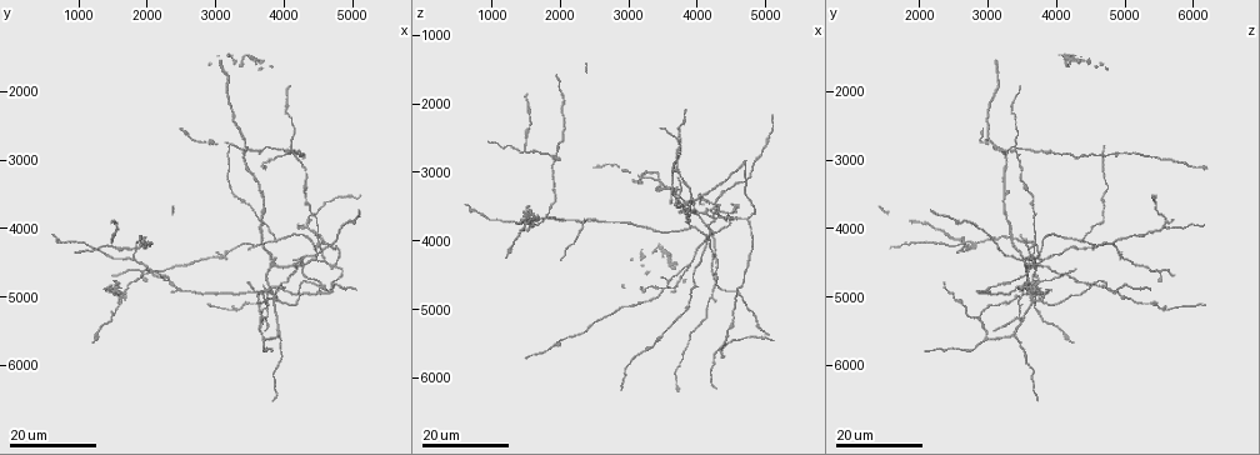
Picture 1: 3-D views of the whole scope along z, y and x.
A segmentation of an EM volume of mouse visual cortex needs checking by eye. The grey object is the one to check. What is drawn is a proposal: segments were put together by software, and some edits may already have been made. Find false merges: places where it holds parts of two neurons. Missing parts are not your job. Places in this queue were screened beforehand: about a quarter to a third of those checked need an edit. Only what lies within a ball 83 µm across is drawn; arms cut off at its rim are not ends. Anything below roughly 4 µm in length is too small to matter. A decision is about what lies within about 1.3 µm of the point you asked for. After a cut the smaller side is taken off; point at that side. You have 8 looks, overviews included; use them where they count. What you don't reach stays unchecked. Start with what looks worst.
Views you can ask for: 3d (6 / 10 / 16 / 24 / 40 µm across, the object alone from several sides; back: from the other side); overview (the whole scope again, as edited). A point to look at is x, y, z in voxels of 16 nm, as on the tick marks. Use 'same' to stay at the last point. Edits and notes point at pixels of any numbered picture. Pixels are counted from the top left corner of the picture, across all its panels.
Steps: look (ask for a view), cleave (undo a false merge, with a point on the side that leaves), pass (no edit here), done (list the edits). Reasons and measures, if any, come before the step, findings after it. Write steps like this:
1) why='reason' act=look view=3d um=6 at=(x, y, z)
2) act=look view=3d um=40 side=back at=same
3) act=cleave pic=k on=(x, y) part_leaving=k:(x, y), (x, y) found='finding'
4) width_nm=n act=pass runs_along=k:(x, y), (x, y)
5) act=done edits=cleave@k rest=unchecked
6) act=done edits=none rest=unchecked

why='four-way junction' act=look view=3d um=24 at=(4250, 4500, 3600)

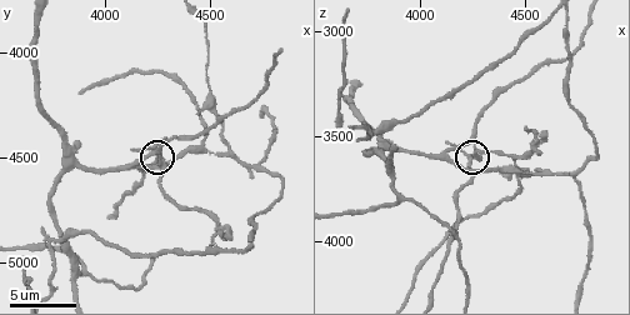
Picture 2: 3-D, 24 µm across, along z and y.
act=look view=3d um=10 at=(4260, 4490, 3550)

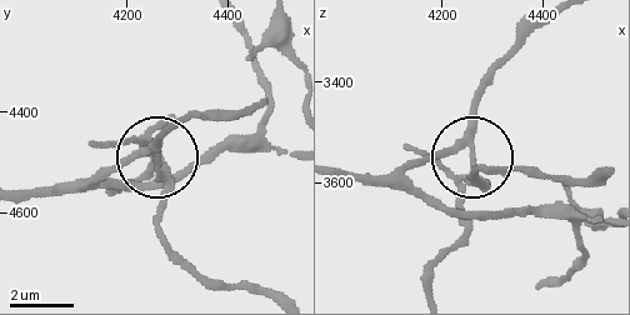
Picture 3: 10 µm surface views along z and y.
act=cleave pic=3 on=(165, 175) part_leaving=3:(470, 145), (461, 230), (430, 288) found='a second neuron is stuck on'

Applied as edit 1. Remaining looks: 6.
act=look view=overview

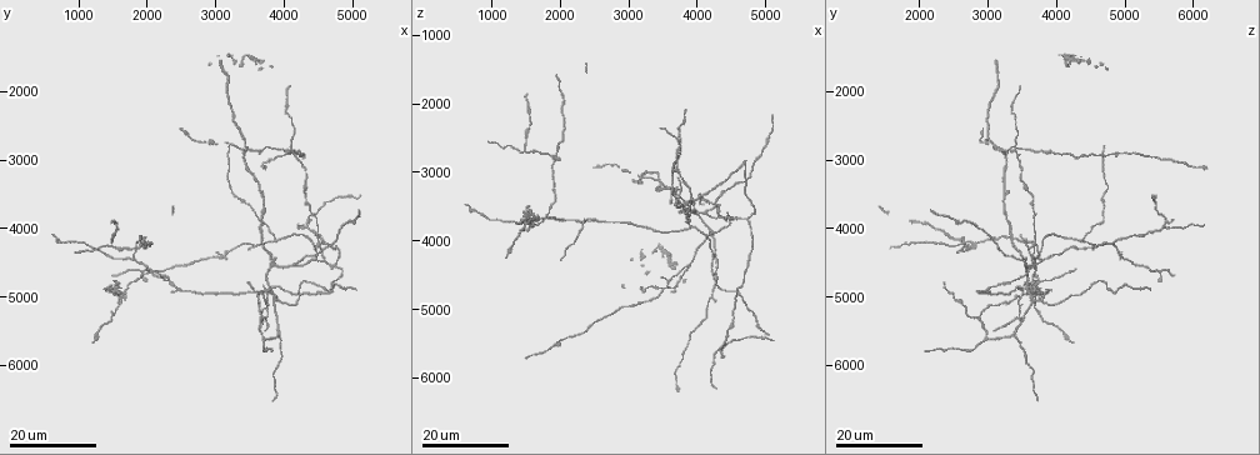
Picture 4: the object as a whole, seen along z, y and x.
why='looks like a crossing' act=look view=3d um=16 at=(3500, 2850, 3100)

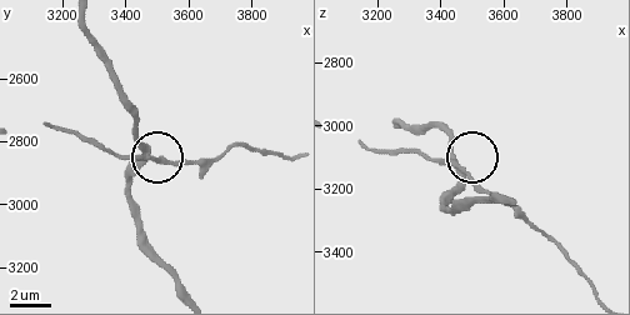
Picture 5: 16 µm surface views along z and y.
why='zoom in' act=look view=3d um=6 at=(3480, 2850, 3160)

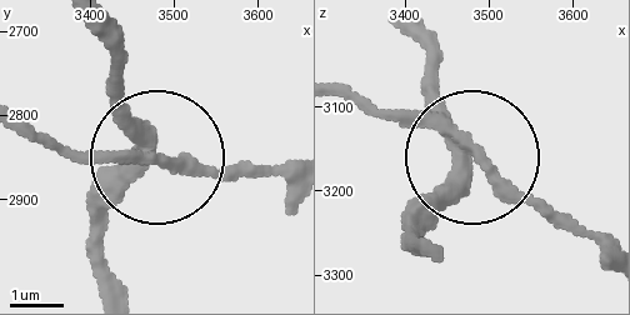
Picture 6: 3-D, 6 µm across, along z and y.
arms=4 act=pass runs_along=6:(439, 244), (411, 226), (465, 150), (429, 60) found='one neuron here'

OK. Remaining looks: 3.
why='two arms in line, one across' act=look view=3d um=24 at=(2050, 4600, 3750)

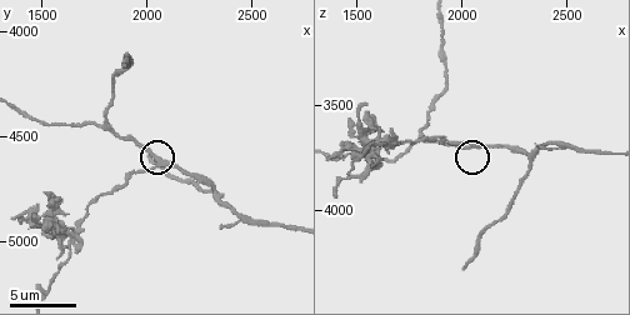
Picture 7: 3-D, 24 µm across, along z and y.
act=look view=3d um=10 at=(2050, 4620, 3690)

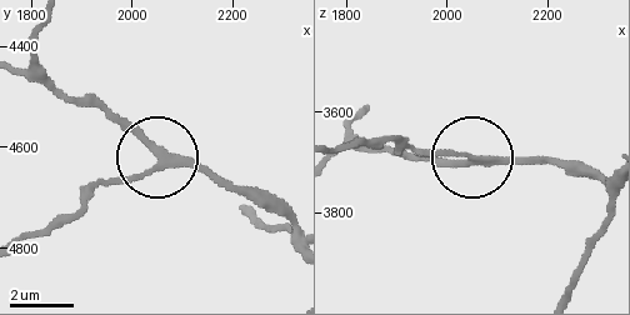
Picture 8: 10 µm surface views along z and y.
act=look view=3d um=10 side=back at=(2050, 4620, 3700)

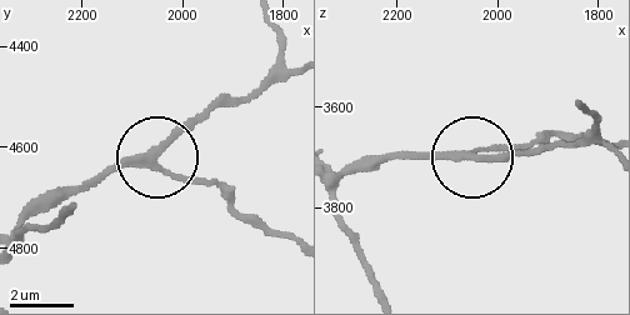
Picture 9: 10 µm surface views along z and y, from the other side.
arms=3 act=pass found='one neuron here'

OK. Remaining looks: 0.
act=done edits=cleave@3 rest=unchecked

